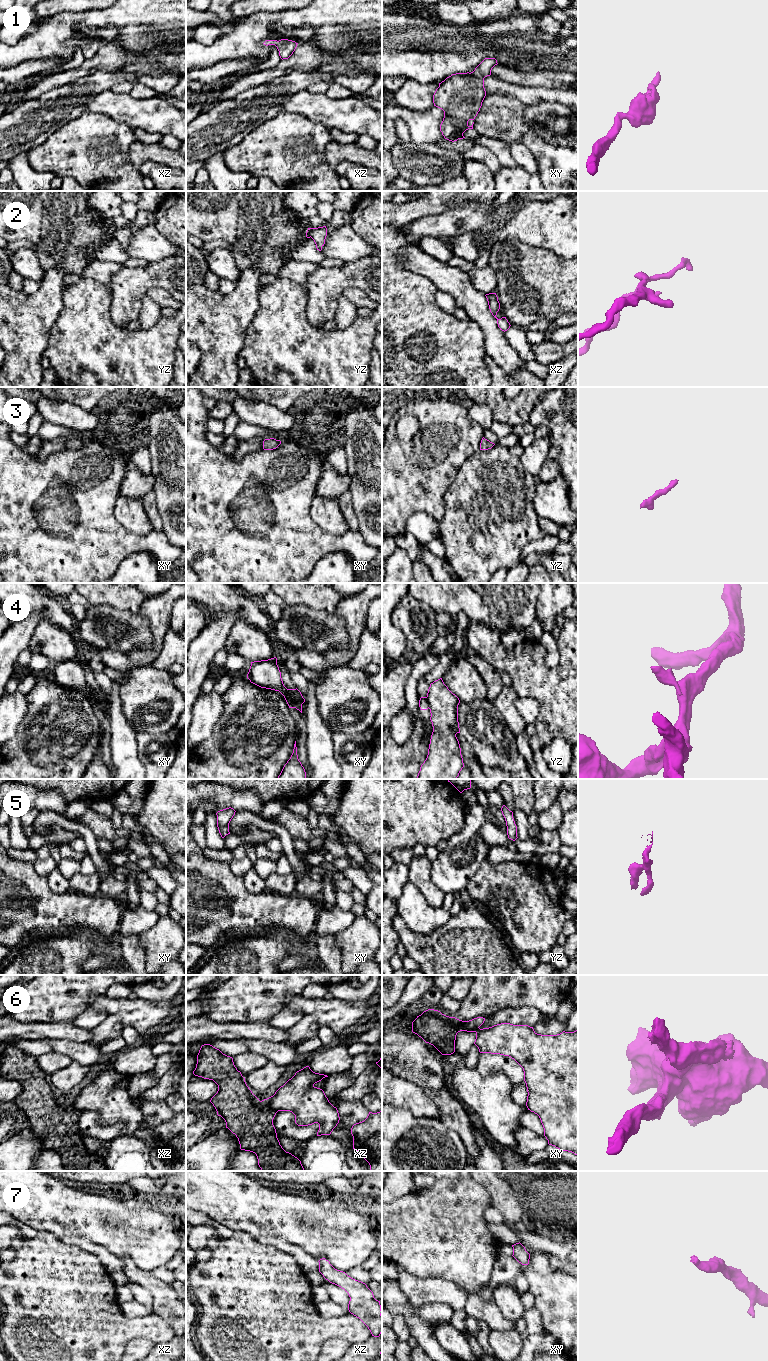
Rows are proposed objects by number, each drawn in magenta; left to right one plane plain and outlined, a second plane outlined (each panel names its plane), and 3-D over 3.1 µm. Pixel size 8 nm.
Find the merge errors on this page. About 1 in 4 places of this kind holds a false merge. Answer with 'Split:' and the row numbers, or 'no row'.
Split: 4, 6

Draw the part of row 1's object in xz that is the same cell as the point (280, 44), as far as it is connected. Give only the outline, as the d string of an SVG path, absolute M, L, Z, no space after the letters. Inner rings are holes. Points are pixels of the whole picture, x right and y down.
M281 39L279 41L266 40L263 44L266 46L275 45L279 51L280 58L283 60L288 59L293 54L298 43L288 39Z

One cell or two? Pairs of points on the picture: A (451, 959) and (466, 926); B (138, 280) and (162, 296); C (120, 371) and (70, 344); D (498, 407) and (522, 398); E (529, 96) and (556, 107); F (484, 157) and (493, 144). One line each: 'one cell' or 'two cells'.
A: one cell
B: two cells
C: one cell
D: one cell
E: two cells
F: two cells

